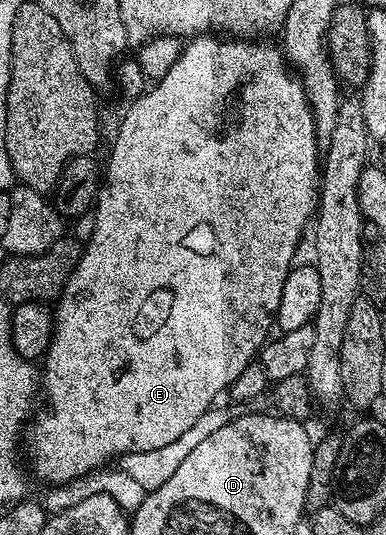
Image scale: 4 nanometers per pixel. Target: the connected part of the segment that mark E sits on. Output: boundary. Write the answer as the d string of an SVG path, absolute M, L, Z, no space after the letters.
M195 36L183 45L180 60L176 60L176 64L172 64L172 68L168 68L168 73L157 79L139 98L135 98L129 103L130 107L127 108L126 115L123 116L122 123L118 126L118 135L114 138L114 147L110 150L110 163L107 166L105 163L104 166L104 181L101 183L96 205L92 210L94 227L90 230L90 239L85 239L78 266L72 272L70 279L64 284L62 294L56 299L56 305L52 310L54 315L54 335L50 341L50 347L46 349L44 355L46 370L44 366L40 374L40 390L44 398L46 394L46 407L42 411L39 409L33 415L32 421L28 426L28 433L24 438L24 454L28 459L29 469L32 474L32 469L34 469L34 474L40 481L48 482L47 484L59 484L76 480L86 473L103 469L107 464L113 463L110 462L113 458L114 461L121 459L123 454L156 452L160 448L172 444L172 440L177 440L178 437L184 436L184 432L188 432L188 428L192 428L192 424L196 424L196 420L200 420L200 416L204 416L204 412L217 403L214 401L221 394L224 394L224 391L238 379L240 372L244 372L244 368L248 368L250 362L255 361L260 348L264 347L271 337L270 326L272 330L272 323L275 321L280 308L280 292L284 292L284 280L288 280L288 272L296 262L294 253L298 250L298 241L301 240L302 233L305 230L307 233L308 227L316 214L316 203L320 197L320 150L318 154L320 139L316 132L314 113L310 107L310 102L306 99L306 90L302 87L302 82L288 65L286 56L281 49L275 43L273 46L272 43L266 41L270 40L235 40L230 36Z

